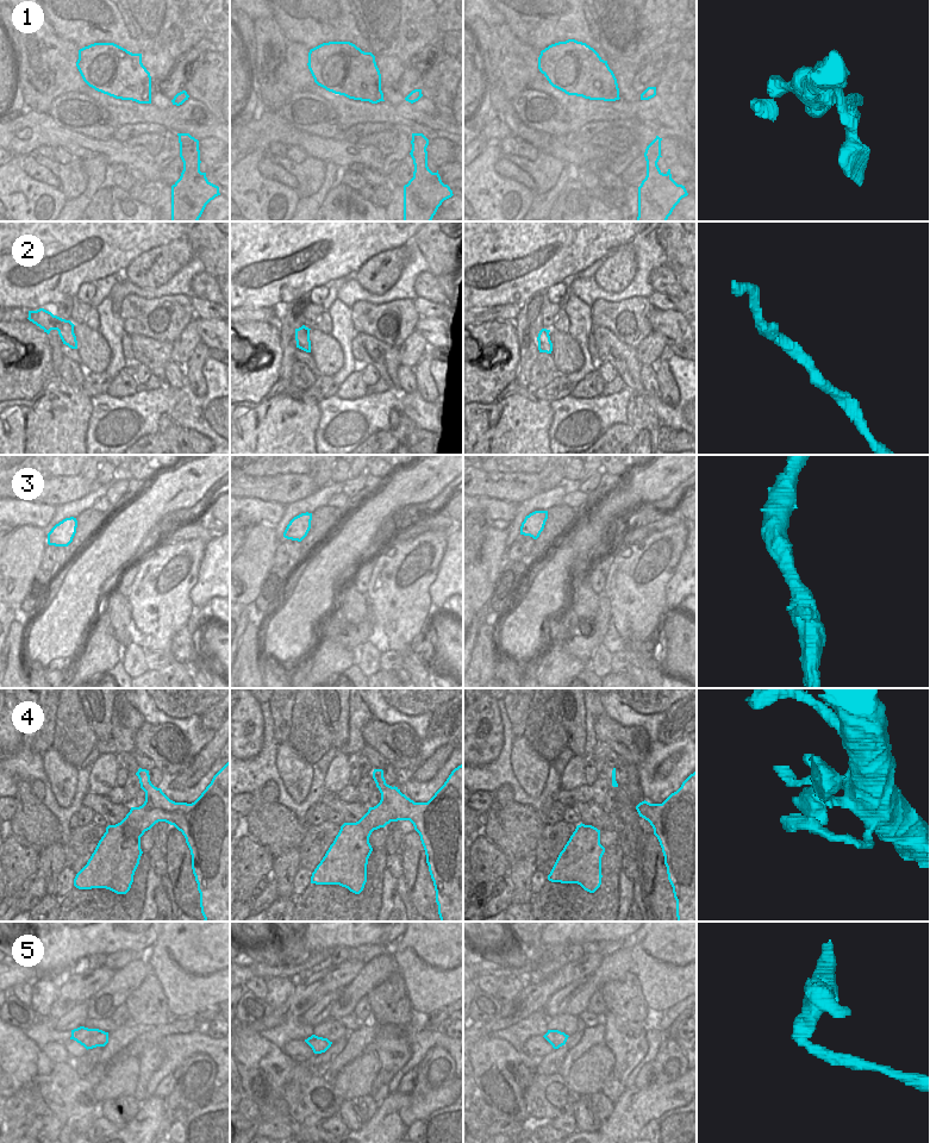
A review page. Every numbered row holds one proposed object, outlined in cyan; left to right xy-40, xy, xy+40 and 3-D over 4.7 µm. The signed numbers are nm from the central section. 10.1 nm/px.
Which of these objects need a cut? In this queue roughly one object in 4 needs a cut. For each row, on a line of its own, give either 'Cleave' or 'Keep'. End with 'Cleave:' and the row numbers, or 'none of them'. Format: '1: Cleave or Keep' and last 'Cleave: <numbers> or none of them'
1: Cleave
2: Keep
3: Keep
4: Keep
5: Cleave
Cleave: 1, 5

